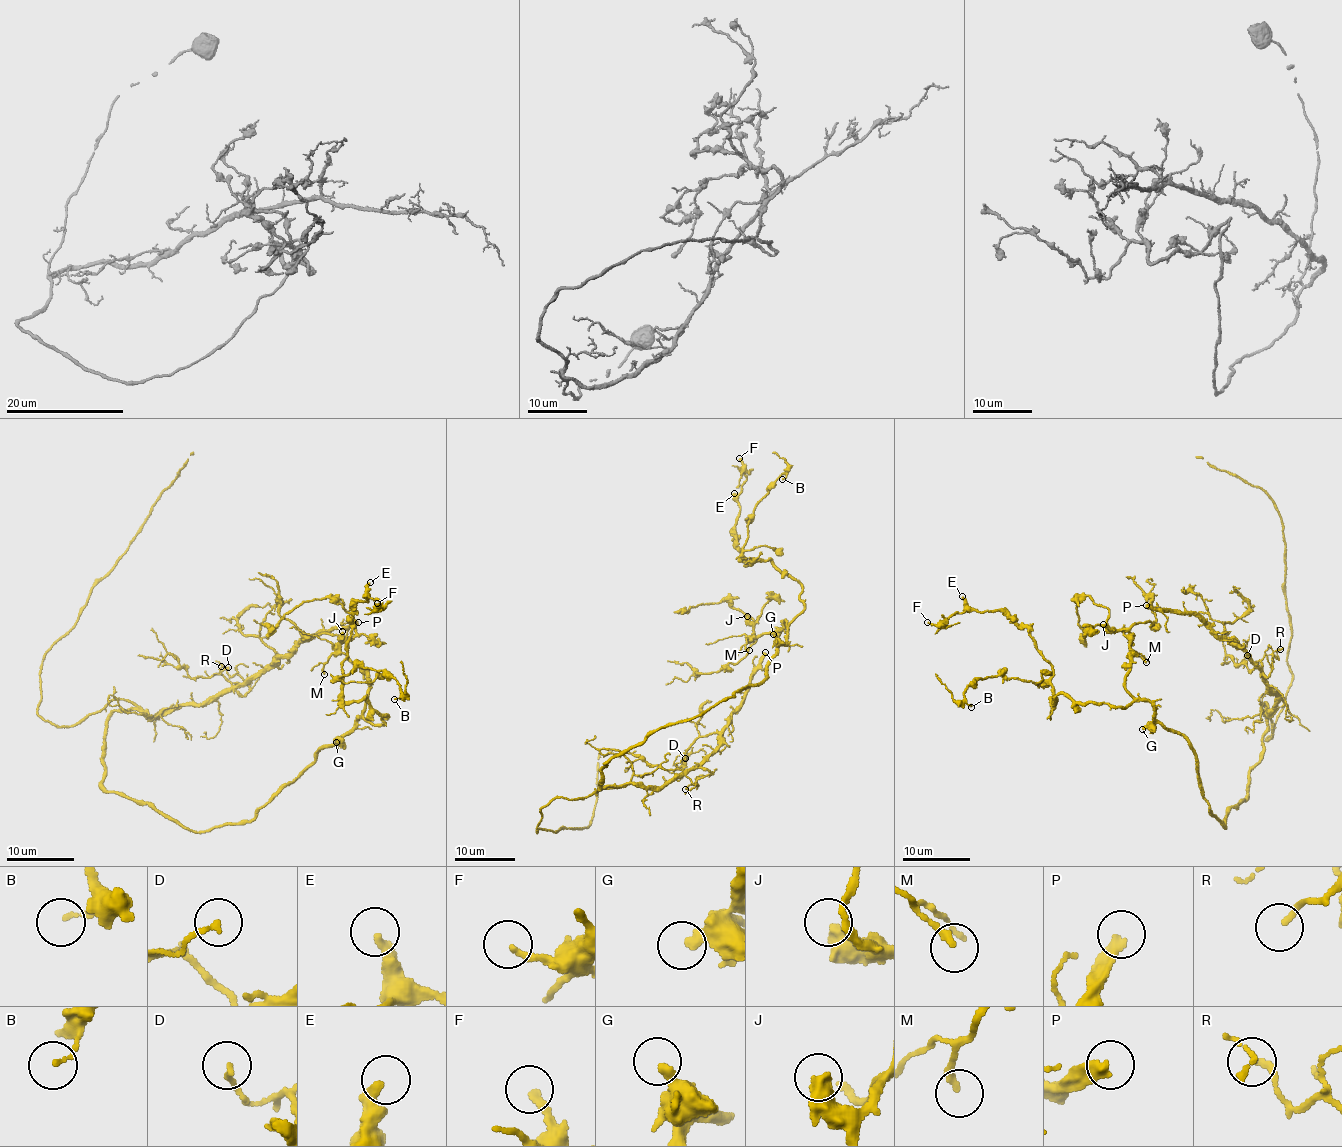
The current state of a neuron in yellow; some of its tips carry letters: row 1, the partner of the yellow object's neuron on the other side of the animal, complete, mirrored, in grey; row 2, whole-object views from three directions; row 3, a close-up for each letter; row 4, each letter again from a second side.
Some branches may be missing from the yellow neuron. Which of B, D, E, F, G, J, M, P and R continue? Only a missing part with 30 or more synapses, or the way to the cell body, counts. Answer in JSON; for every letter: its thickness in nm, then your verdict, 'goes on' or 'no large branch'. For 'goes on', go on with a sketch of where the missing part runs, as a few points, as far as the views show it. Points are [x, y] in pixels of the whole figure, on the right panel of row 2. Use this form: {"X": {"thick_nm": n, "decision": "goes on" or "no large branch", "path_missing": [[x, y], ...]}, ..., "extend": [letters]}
{"B": {"thick_nm": 130, "decision": "no large branch"}, "D": {"thick_nm": 140, "decision": "no large branch"}, "E": {"thick_nm": 300, "decision": "no large branch"}, "F": {"thick_nm": 220, "decision": "no large branch"}, "G": {"thick_nm": 340, "decision": "no large branch"}, "J": {"thick_nm": 480, "decision": "no large branch"}, "M": {"thick_nm": 200, "decision": "no large branch"}, "P": {"thick_nm": 320, "decision": "goes on", "path_missing": [[1146, 605], [1122, 611], [1107, 606], [1089, 593], [1090, 584], [1082, 583], [1071, 601], [1033, 598]]}, "R": {"thick_nm": 180, "decision": "no large branch"}, "extend": ["P"]}

